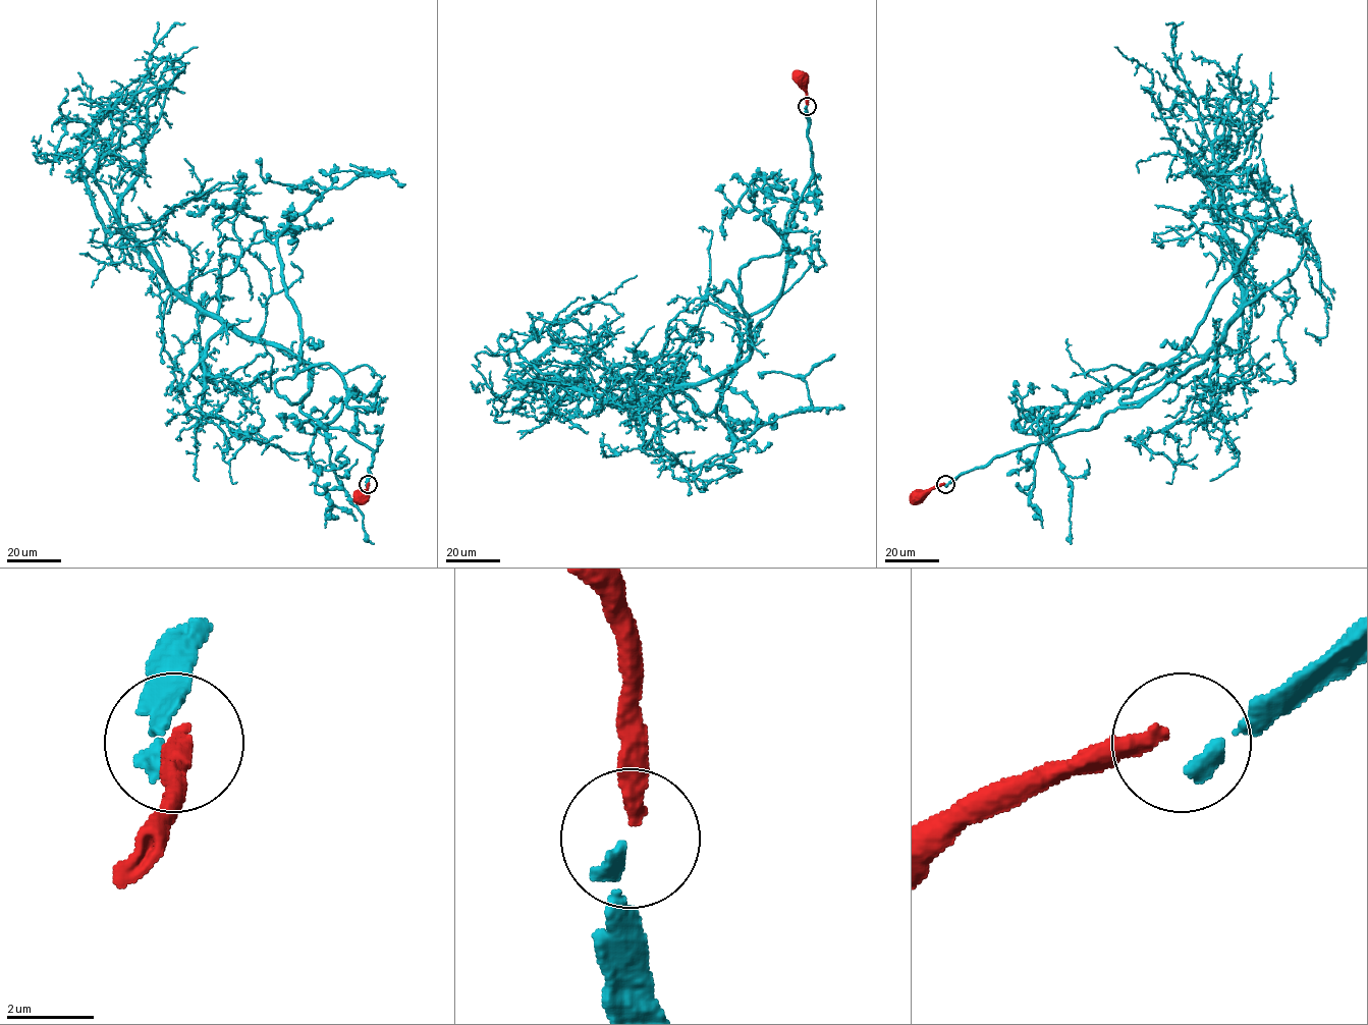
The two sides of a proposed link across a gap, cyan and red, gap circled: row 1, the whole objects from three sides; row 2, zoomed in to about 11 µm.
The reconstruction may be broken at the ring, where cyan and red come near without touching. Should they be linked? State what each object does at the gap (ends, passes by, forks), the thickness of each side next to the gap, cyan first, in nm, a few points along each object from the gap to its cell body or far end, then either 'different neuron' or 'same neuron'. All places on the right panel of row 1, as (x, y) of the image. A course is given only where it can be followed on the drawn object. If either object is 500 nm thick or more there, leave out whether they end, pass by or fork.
cyan ends | red ends | 440/360 nm | cyan via (945, 485), (1140, 407), (1239, 313), (1213, 192), (1169, 133), (1153, 76), (1114, 47) | red via (944, 484), (917, 495) | different neuron

